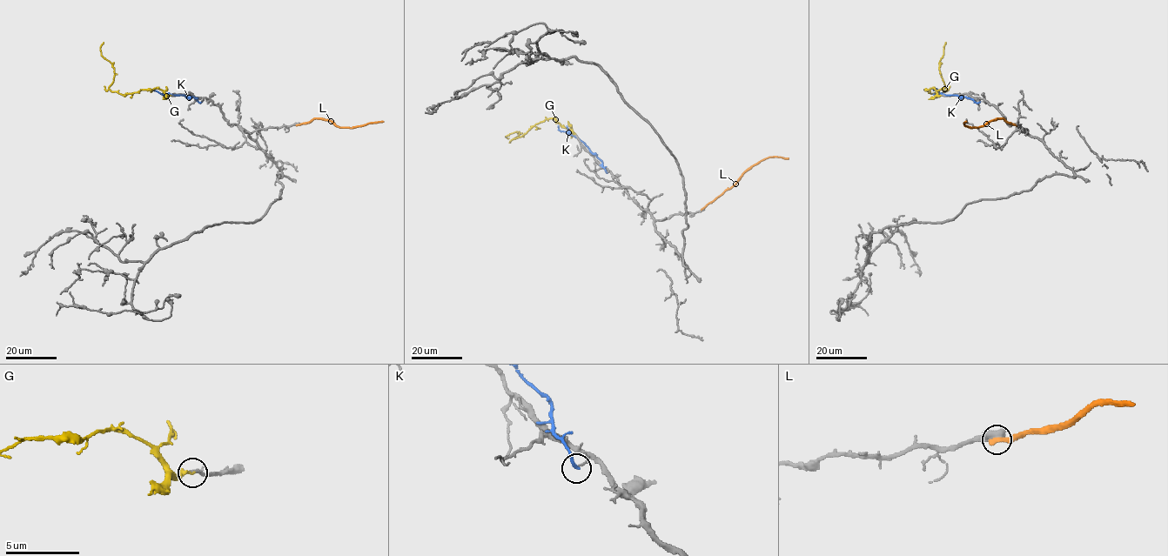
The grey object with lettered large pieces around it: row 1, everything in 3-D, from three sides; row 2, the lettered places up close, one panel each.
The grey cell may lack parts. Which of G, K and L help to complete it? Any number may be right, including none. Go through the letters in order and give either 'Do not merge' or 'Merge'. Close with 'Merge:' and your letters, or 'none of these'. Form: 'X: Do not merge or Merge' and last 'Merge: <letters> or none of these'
G: Merge
K: Do not merge
L: Do not merge
Merge: G

